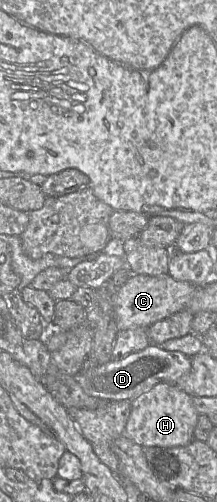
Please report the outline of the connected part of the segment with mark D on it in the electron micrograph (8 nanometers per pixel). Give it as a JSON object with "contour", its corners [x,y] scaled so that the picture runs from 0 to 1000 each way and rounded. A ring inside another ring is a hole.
{"contour":[[[687,685],[650,699],[562,715],[512,715],[341,751],[387,781],[470,797],[613,797],[728,763],[802,765],[880,737],[880,715],[825,699],[770,699],[724,685]]]}

